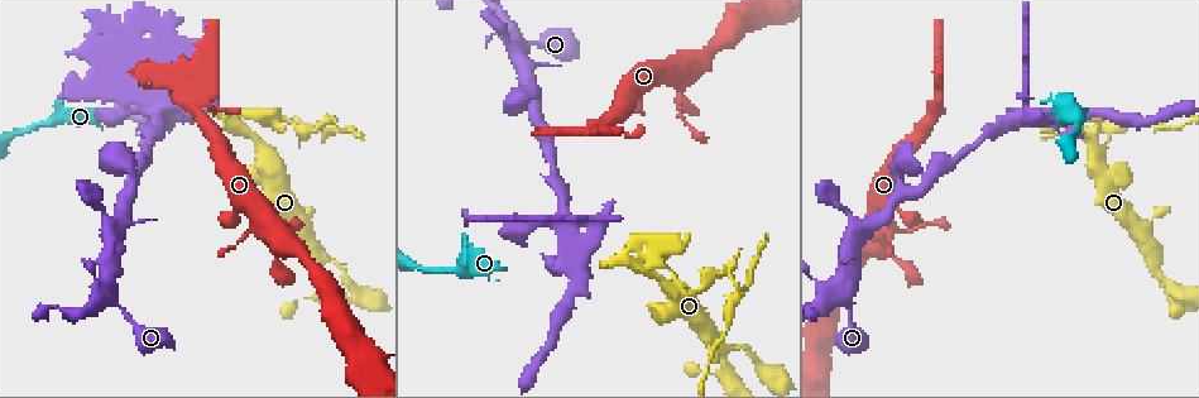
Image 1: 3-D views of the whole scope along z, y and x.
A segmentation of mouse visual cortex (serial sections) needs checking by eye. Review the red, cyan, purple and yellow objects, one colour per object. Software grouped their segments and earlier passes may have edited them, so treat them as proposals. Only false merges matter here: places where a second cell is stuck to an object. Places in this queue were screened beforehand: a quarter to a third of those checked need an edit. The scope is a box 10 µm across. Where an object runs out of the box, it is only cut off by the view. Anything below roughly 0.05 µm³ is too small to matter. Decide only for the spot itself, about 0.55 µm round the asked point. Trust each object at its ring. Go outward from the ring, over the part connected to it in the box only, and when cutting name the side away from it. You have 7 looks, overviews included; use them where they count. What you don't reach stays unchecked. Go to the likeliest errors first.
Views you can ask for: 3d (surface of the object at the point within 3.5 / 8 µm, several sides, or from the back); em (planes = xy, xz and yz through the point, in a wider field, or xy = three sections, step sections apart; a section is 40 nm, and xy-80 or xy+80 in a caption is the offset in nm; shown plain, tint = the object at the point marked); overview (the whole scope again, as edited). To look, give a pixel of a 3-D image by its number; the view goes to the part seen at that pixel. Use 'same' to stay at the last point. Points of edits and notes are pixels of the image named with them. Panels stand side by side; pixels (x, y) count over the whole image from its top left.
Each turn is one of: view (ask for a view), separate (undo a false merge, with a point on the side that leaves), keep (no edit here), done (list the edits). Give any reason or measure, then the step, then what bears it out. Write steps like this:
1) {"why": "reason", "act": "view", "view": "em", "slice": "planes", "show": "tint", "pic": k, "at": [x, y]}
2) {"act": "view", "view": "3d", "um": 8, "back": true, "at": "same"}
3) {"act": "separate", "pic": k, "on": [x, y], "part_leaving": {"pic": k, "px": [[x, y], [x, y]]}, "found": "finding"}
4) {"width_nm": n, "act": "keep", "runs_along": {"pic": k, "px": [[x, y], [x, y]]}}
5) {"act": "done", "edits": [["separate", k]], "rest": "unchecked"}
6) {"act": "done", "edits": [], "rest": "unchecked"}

{"why": "narrows sharply", "act": "view", "view": "3d", "um": 3.5, "pic": 1, "at": [239, 124]}

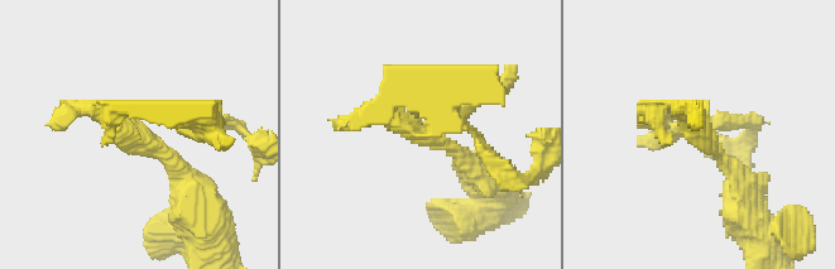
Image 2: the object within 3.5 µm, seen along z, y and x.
{"act": "view", "view": "em", "slice": "xy", "step": 3, "show": "tint", "pic": 2, "at": [418, 132]}

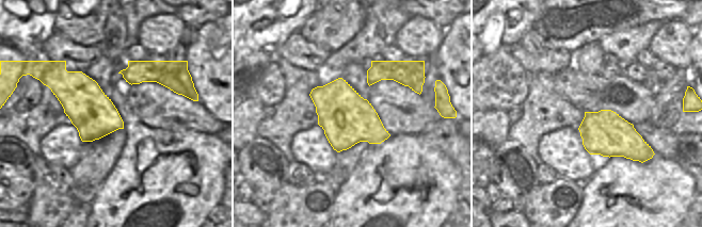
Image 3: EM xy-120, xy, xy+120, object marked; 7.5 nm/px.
{"act": "view", "view": "em", "slice": "xy", "step": 2, "show": "tint", "at": "same"}

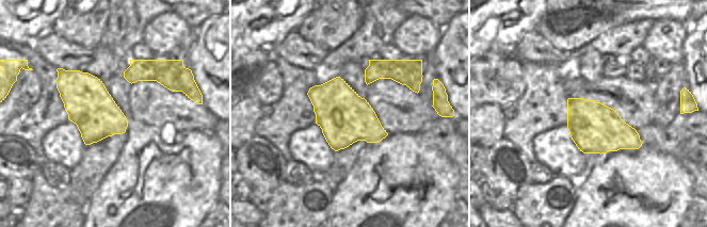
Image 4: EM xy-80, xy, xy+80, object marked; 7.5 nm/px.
{"act": "separate", "pic": 2, "on": [455, 111], "found": "two cells meet here"}

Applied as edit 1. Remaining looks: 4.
{"why": "redraw", "act": "view", "view": "overview"}

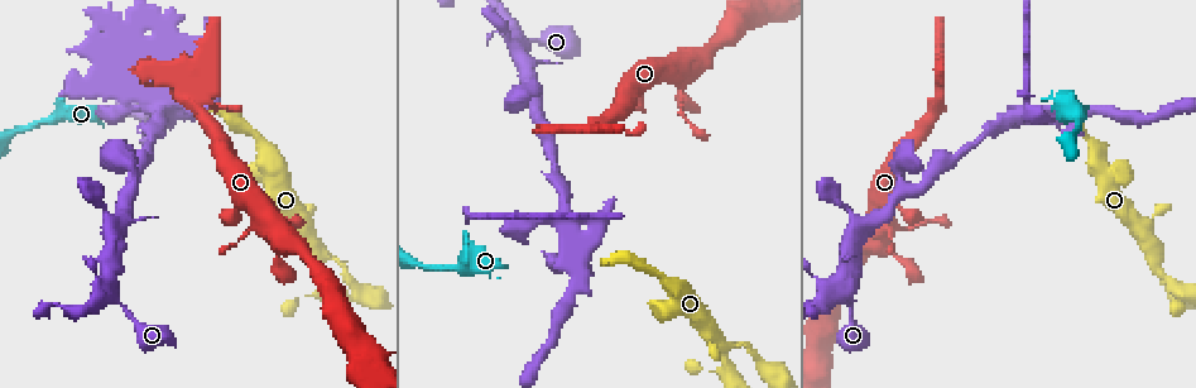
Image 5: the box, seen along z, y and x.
{"why": "looks like a crossing", "act": "view", "view": "3d", "um": 3.5, "pic": 5, "at": [607, 122]}

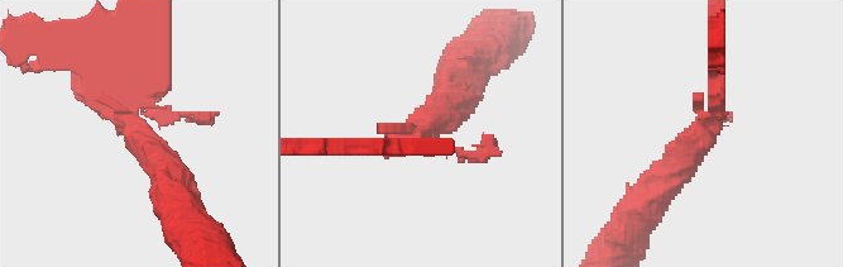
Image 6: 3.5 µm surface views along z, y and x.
{"act": "view", "view": "em", "slice": "xy", "step": 2, "show": "tint", "pic": 6, "at": [134, 123]}

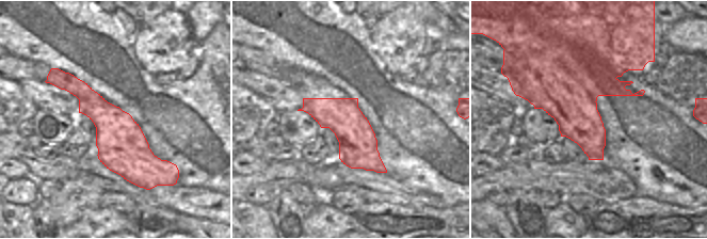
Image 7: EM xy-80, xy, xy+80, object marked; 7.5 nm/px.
{"act": "separate", "pic": 6, "on": [72, 31], "found": "two cells meet here"}

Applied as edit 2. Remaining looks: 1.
{"act": "done", "edits": [["separate", 2], ["separate", 6]], "rest": "unchecked"}

